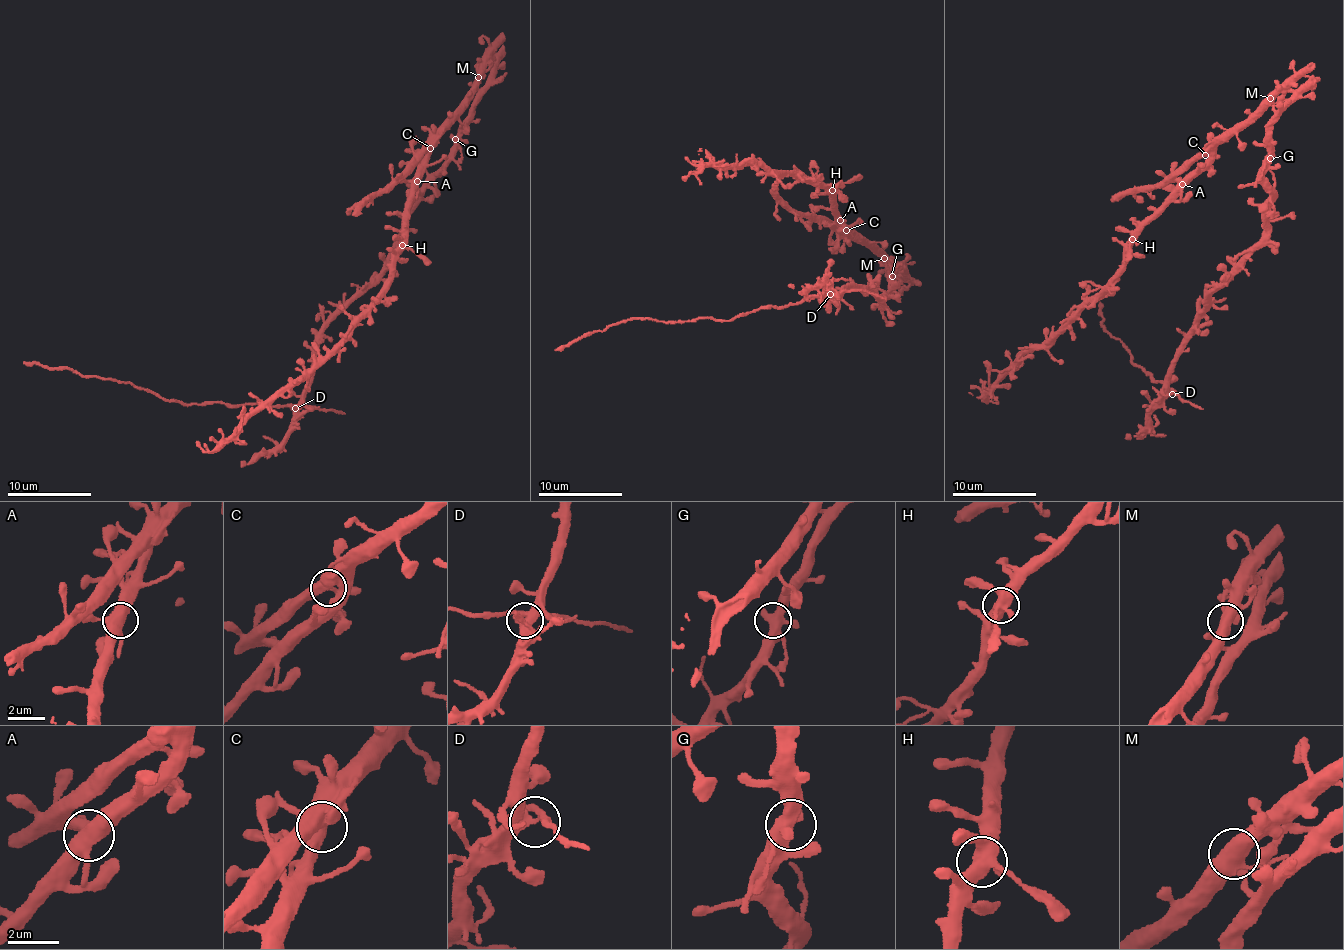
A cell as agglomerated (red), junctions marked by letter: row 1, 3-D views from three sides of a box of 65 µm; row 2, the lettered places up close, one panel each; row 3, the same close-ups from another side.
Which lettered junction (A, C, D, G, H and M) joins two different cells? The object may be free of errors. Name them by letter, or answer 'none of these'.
none of these

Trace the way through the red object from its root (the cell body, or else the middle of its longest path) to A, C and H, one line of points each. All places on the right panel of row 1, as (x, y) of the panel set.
A: (1270, 140), (1277, 109), (1297, 91), (1290, 90), (1278, 102), (1236, 124), (1216, 147), (1212, 162), (1182, 184)
C: (1270, 140), (1277, 109), (1297, 91), (1290, 90), (1278, 102), (1236, 124), (1221, 143), (1204, 154)
H: (1270, 140), (1277, 109), (1297, 91), (1290, 90), (1278, 102), (1236, 124), (1216, 147), (1210, 164), (1131, 240)

